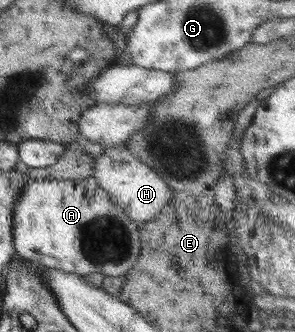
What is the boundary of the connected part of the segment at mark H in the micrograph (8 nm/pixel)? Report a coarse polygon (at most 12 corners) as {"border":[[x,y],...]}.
{"border":[[123,146],[94,156],[91,176],[140,224],[173,188]]}

